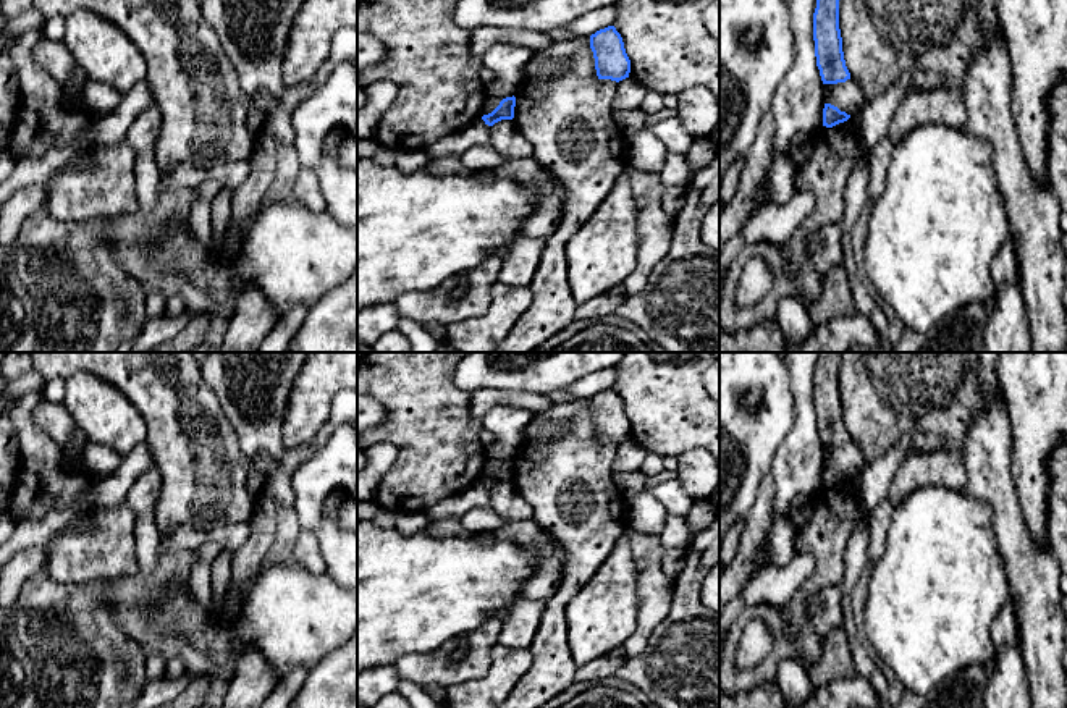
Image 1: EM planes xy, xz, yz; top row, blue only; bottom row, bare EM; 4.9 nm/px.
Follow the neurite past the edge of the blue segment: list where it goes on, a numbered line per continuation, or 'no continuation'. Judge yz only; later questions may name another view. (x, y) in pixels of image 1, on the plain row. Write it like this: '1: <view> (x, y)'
no continuation

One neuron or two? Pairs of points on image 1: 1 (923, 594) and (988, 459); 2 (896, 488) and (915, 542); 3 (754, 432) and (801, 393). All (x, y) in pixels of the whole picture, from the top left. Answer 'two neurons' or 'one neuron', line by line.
1: two neurons
2: two neurons
3: two neurons

